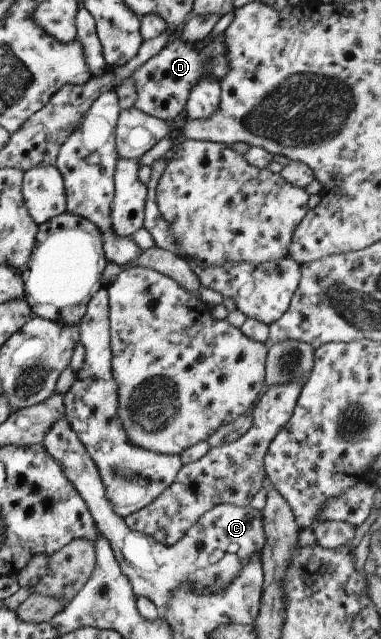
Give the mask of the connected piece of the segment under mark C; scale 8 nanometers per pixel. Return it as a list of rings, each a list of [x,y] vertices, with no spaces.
[[[64,418],[51,424],[41,445],[56,460],[56,463],[60,464],[60,469],[62,469],[66,479],[82,496],[90,515],[95,521],[99,535],[106,538],[119,568],[128,578],[134,597],[142,596],[149,599],[160,612],[167,609],[171,594],[180,584],[187,584],[196,592],[222,592],[240,573],[251,555],[260,557],[265,542],[261,510],[254,509],[250,505],[244,507],[233,506],[232,504],[215,505],[212,509],[206,511],[204,515],[201,515],[197,522],[193,523],[176,543],[171,546],[166,543],[161,544],[152,536],[131,530],[124,523],[124,518],[114,513],[111,503],[105,498],[104,488],[92,458],[85,451],[76,433],[72,431],[69,423]]]

